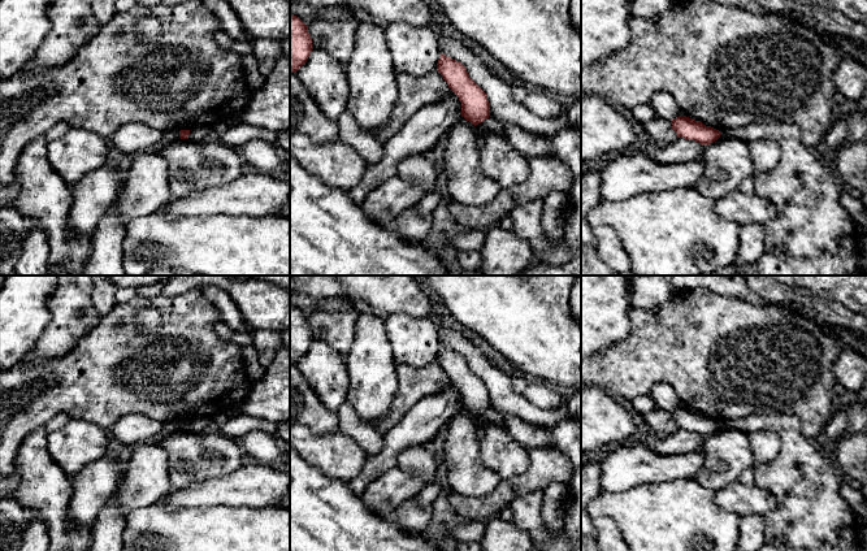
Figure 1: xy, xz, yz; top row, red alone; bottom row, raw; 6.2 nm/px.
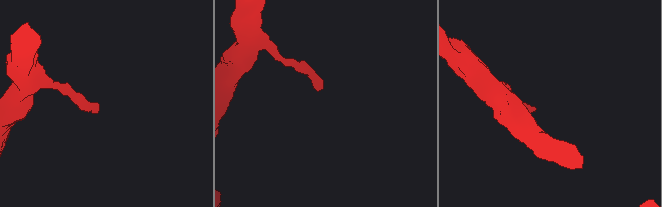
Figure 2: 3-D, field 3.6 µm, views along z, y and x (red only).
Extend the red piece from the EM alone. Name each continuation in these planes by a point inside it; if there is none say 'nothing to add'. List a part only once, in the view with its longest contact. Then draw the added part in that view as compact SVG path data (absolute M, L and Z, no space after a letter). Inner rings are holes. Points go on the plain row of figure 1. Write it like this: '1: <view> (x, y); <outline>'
nothing to add

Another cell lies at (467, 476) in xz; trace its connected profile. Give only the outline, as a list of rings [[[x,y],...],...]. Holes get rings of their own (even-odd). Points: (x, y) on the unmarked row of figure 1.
[[[464,408],[451,417],[446,438],[448,489],[460,495],[486,495],[502,481],[494,470],[478,460],[478,439],[474,416]]]

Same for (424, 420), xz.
[[[454,383],[437,395],[422,398],[383,434],[382,450],[368,456],[361,472],[347,482],[350,490],[361,496],[370,483],[396,467],[406,448],[430,441],[460,409],[461,394]]]

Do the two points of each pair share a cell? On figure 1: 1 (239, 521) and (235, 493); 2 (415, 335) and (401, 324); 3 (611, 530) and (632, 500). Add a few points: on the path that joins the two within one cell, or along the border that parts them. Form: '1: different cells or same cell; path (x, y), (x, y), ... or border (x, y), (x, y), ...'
1: different cells; border (207, 507), (269, 507)
2: same cell; path (411, 334), (404, 328)
3: different cells; border (594, 517), (608, 517), (623, 537)

